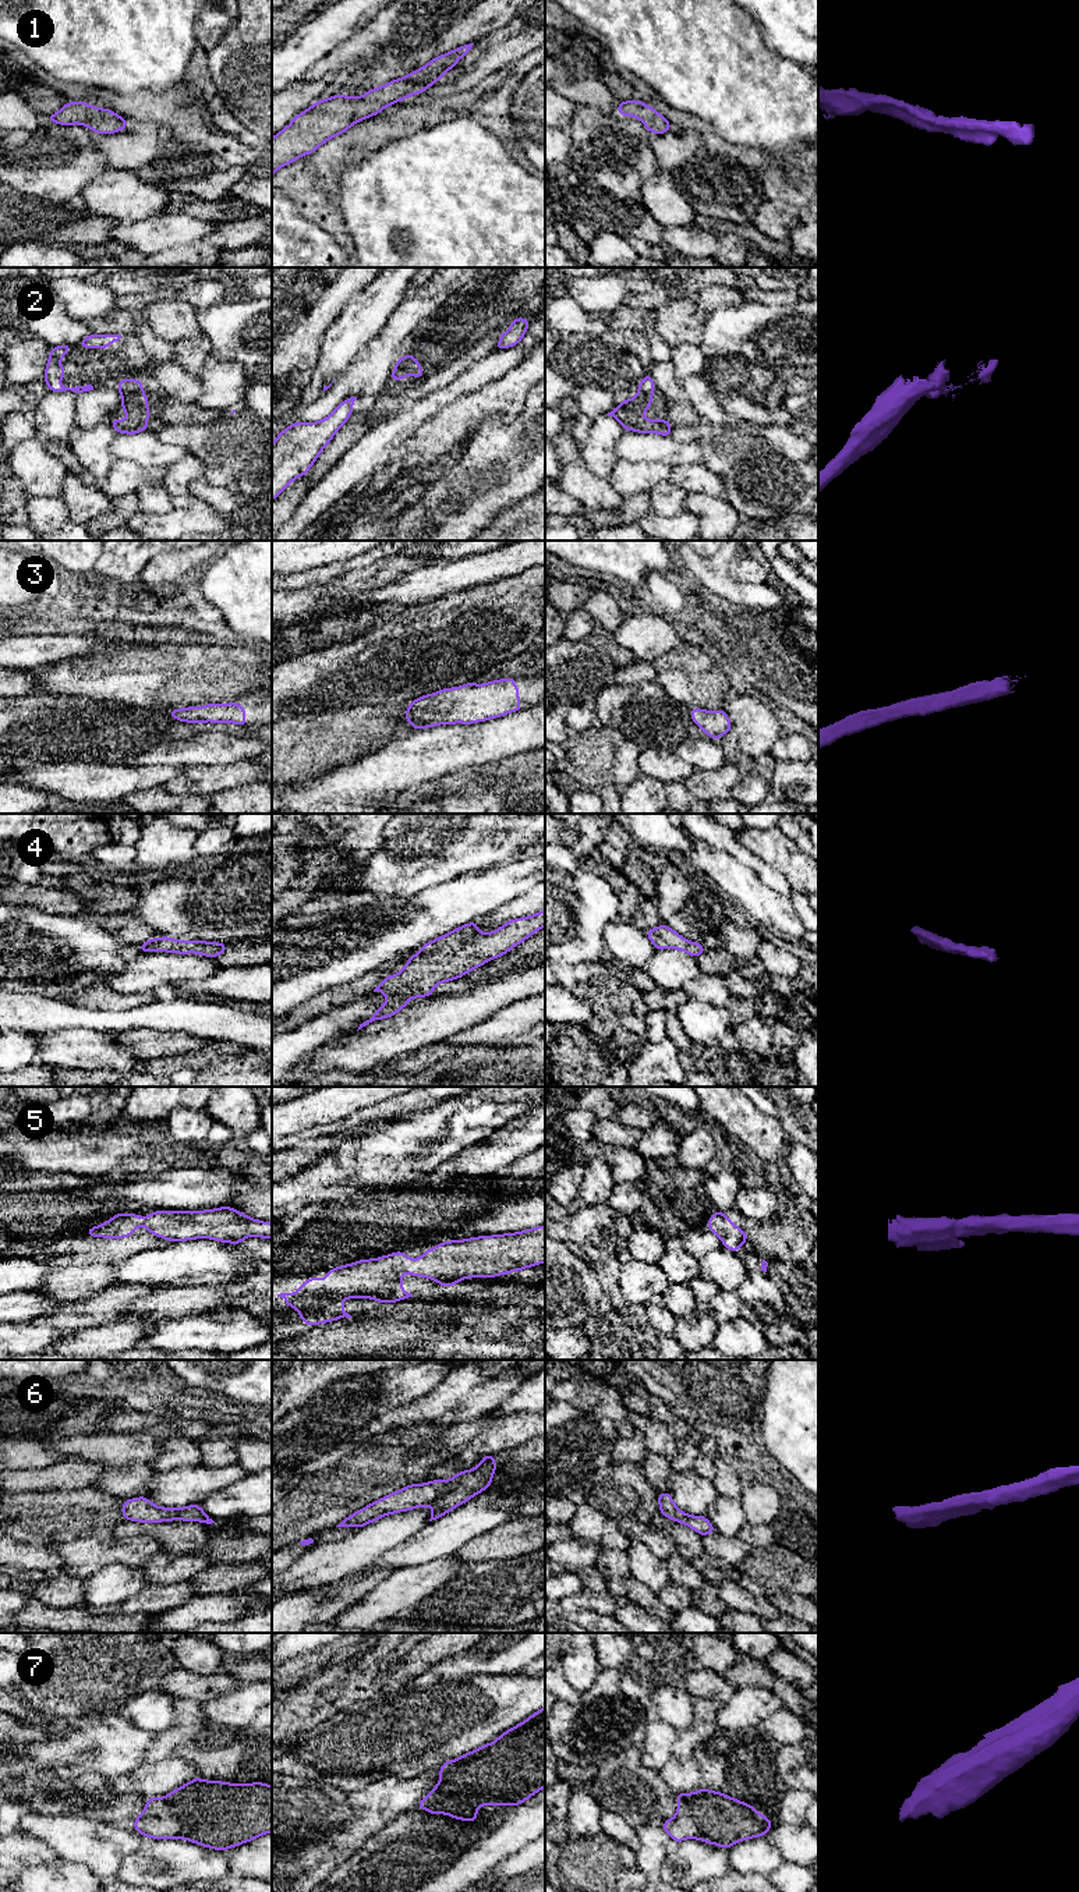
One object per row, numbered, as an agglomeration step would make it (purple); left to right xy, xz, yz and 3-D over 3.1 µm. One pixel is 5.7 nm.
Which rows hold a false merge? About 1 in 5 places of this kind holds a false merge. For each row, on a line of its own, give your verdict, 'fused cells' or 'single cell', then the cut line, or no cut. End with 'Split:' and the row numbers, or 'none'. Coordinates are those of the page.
1: single cell | no cut
2: fused cells | xy (142, 393), (123, 399)
3: single cell | no cut
4: single cell | no cut
5: single cell | no cut
6: single cell | no cut
7: single cell | no cut
Split: 2

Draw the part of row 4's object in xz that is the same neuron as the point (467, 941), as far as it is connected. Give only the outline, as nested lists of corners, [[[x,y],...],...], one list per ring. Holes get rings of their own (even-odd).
[[[545,910],[510,920],[488,933],[480,932],[474,921],[425,943],[400,972],[386,977],[374,989],[386,995],[388,1000],[369,1020],[360,1024],[358,1030],[375,1020],[395,1016],[410,1003],[410,998],[432,996],[439,982],[457,979],[484,963],[503,956],[542,926],[545,926]]]

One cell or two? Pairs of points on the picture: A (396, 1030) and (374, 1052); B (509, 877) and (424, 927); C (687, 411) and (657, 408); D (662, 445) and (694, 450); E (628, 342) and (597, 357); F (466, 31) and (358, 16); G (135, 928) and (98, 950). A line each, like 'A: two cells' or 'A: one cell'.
A: one cell
B: one cell
C: one cell
D: one cell
E: one cell
F: two cells
G: two cells

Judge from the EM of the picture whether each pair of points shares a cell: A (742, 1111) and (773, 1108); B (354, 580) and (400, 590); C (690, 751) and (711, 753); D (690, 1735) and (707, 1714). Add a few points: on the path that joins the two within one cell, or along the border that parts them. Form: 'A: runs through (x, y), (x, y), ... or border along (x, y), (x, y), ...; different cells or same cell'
A: border along (750, 1101), (766, 1115), (773, 1116), (782, 1127); different cells
B: border along (410, 570), (385, 584), (363, 590), (350, 596); different cells
C: runs through (696, 753), (706, 753); same cell
D: runs through (696, 1729), (706, 1719); same cell

